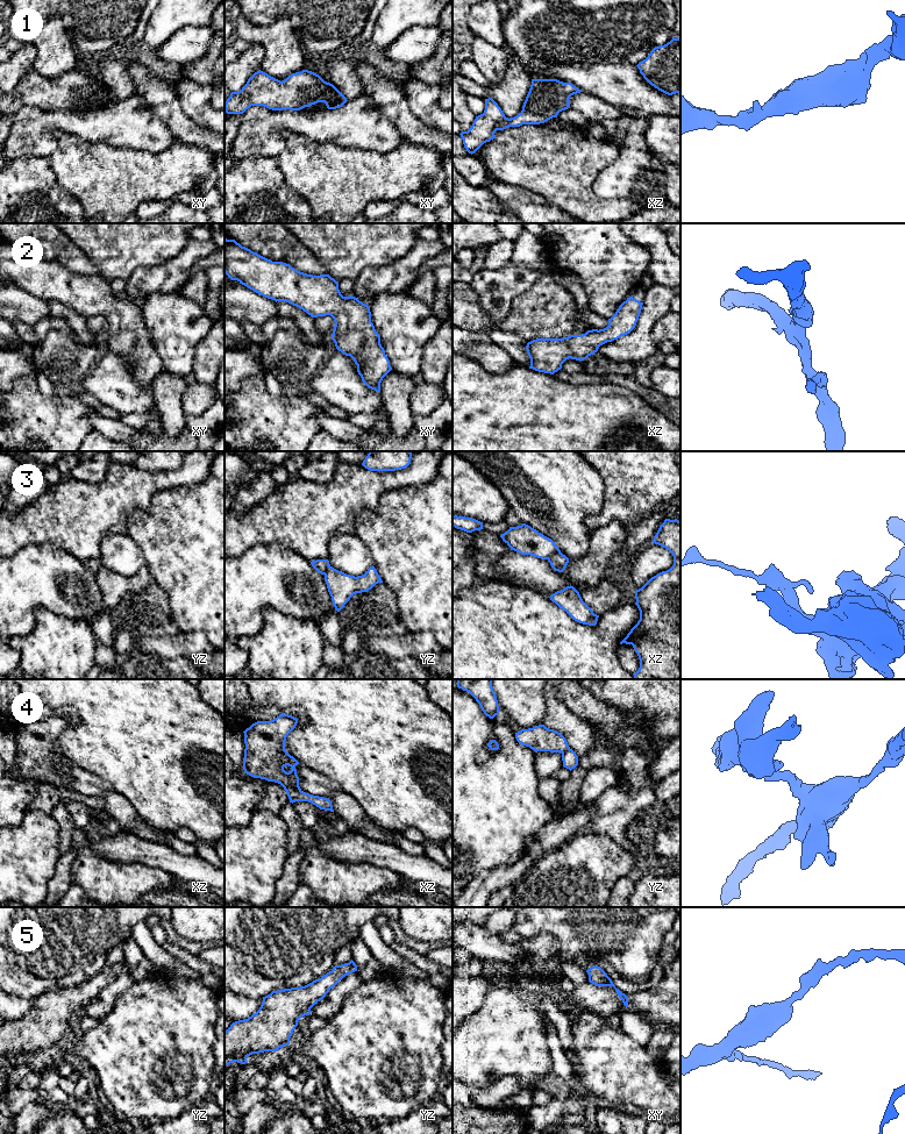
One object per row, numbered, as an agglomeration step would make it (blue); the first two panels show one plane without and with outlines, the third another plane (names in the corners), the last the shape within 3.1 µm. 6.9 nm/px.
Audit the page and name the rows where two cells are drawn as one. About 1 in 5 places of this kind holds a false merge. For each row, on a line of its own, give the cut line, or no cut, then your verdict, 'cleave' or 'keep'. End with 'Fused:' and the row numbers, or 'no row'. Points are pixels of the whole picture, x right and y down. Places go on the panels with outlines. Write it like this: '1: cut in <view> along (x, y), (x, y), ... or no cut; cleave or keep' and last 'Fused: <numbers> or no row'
1: no cut; keep
2: no cut; keep
3: cut in xz along (560, 551), (546, 558); cleave
4: cut in xz along (280, 783), (289, 784), (300, 791); cleave
5: no cut; keep
Fused: 3, 4

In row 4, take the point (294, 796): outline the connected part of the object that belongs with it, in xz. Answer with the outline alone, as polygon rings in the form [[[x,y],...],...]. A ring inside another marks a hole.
[[[286,784],[280,785],[286,791],[290,803],[293,804],[295,801],[308,801],[319,807],[320,810],[334,812],[332,801],[329,799],[319,796],[313,796],[304,791],[297,791],[292,786]]]

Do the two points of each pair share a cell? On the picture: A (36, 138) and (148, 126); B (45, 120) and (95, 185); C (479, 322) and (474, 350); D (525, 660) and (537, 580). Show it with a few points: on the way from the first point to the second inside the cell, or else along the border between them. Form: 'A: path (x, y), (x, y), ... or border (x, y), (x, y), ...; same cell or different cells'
A: path (64, 125), (120, 126); same cell
B: border (63, 133), (76, 135); different cells
C: border (464, 328), (482, 330), (487, 334); different cells
D: border (510, 584), (527, 586), (548, 597); different cells

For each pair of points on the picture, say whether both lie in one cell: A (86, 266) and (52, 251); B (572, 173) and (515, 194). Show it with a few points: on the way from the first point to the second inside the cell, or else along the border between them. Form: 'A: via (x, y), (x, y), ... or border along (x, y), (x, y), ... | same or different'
A: via (78, 262), (66, 252), (61, 251) | same
B: border along (500, 180), (537, 193), (550, 202) | different

